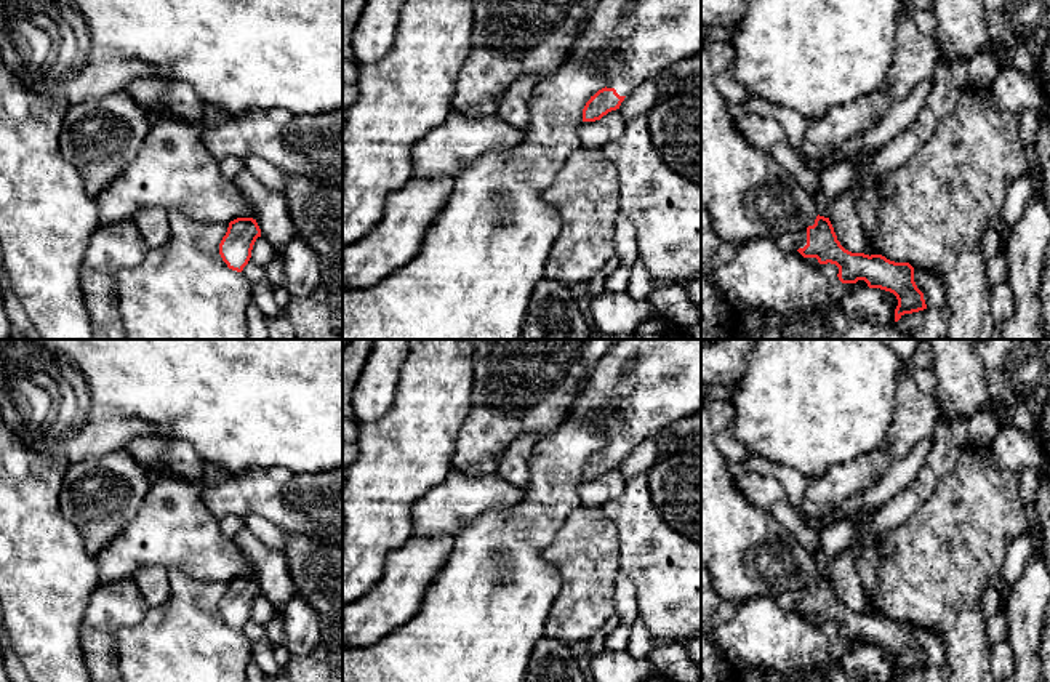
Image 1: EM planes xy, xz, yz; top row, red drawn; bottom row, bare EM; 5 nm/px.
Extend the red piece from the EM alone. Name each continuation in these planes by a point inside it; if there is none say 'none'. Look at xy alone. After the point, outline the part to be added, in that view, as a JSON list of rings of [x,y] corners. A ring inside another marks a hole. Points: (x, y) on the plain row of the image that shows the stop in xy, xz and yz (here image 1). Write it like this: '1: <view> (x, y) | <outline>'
none

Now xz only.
1: xz (639, 388) | [[[621,339],[581,381],[567,421],[597,424],[607,447],[629,455],[643,439],[667,429],[675,421],[701,411],[701,339]]]

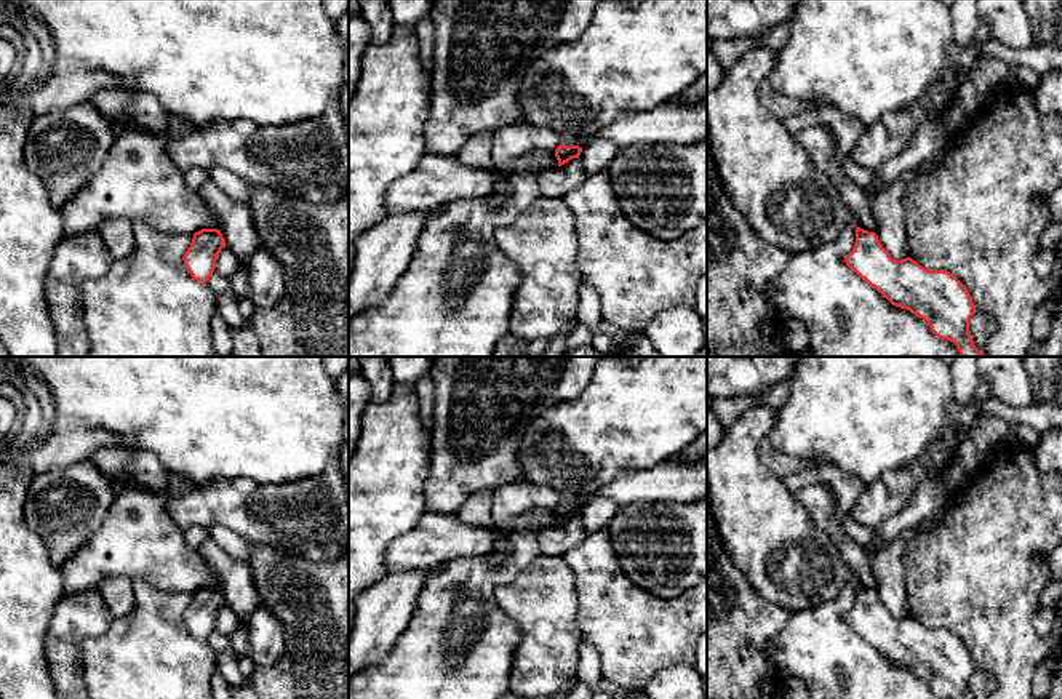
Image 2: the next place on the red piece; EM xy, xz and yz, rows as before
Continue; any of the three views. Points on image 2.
1: xz (629, 416) | [[[605,357],[579,397],[549,408],[528,424],[518,453],[521,480],[555,489],[561,496],[561,504],[584,507],[622,470],[649,469],[672,461],[704,433],[707,433],[707,357],[643,357],[637,365],[621,357]]]

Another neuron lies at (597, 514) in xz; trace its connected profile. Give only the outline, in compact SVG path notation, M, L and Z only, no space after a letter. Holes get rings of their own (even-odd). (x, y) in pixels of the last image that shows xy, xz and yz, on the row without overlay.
M597 496L587 505L582 507L579 520L587 533L606 529L611 518L619 512L619 505L614 499Z

